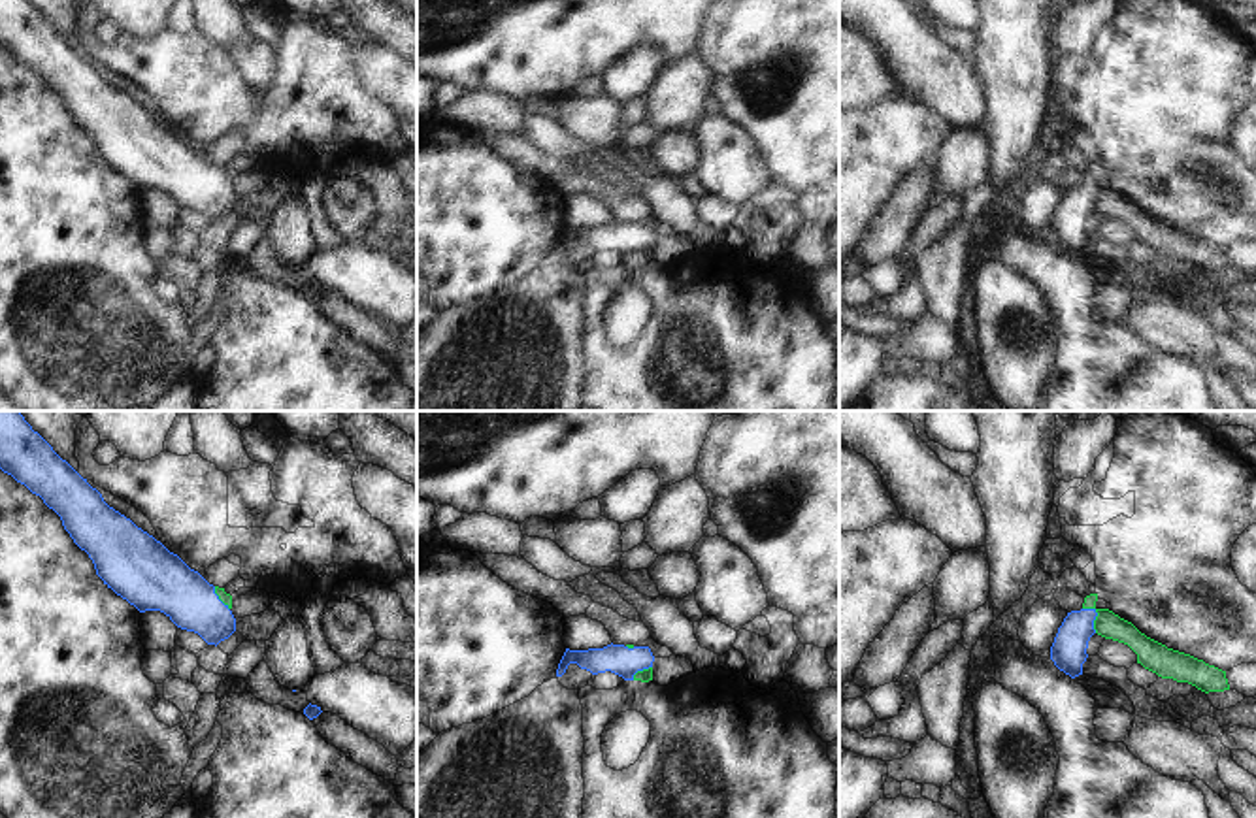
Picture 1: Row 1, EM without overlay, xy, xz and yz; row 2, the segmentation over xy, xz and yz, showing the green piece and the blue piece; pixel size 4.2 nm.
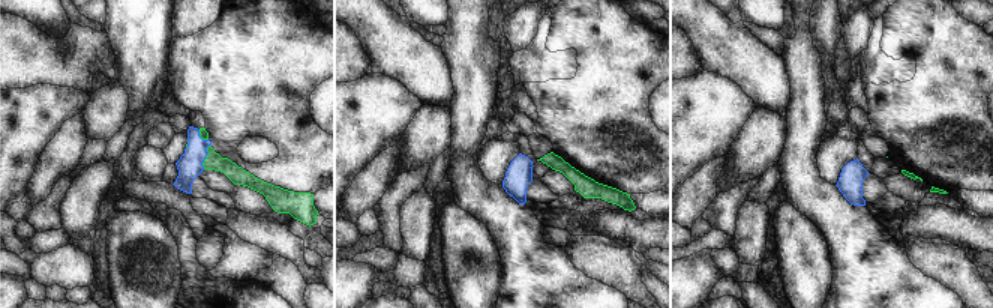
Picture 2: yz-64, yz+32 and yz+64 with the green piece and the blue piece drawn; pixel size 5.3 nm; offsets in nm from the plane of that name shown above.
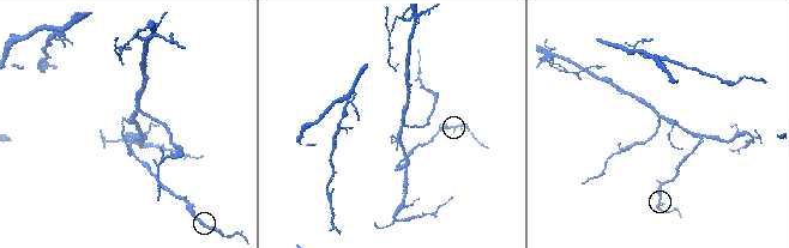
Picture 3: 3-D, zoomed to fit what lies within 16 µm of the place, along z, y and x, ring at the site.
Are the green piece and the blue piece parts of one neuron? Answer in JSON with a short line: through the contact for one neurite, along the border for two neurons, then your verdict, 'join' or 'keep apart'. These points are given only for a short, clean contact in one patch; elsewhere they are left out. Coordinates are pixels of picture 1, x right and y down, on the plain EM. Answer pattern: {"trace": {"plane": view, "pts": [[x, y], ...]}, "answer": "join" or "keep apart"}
{"trace": {"plane": "yz", "pts": [[1107, 202], [1096, 195], [1070, 221], [1068, 229]]}, "answer": "join"}

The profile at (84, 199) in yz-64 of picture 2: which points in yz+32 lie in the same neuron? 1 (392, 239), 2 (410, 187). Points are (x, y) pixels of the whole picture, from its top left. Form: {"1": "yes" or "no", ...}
{"1": "no", "2": "no"}

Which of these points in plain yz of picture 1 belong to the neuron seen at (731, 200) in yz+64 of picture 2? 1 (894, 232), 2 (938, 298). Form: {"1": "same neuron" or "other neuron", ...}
{"1": "other neuron", "2": "other neuron"}

